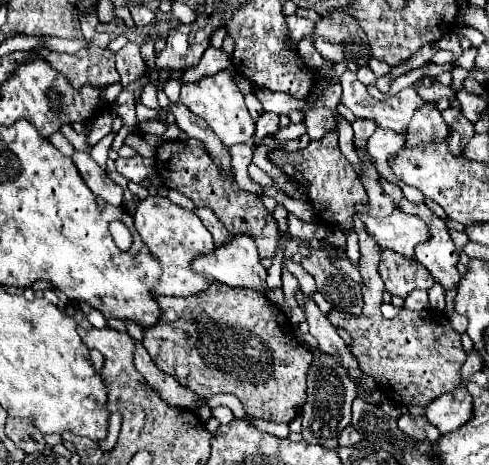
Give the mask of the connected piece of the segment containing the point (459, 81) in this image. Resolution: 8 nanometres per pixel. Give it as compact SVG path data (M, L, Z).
M458 66L452 71L452 84L451 84L451 90L453 90L453 93L456 95L459 91L463 90L463 81L465 78L468 77L469 72L465 70L464 68Z

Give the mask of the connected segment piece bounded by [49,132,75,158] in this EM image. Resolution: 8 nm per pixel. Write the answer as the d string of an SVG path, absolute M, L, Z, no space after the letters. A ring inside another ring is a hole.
M53 134L53 138L49 138L49 142L63 154L63 156L67 156L67 158L71 158L73 154L75 154L75 148L65 140L65 136L63 134Z

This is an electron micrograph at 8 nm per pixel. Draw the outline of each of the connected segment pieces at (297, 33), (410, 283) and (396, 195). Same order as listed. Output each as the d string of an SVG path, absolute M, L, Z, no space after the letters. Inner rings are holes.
M293 14L293 16L287 16L287 28L291 32L291 44L297 46L297 42L305 34L311 34L311 30L315 30L315 22L311 22L307 18L299 18L297 14Z
M391 250L381 252L379 274L385 282L385 290L401 298L407 298L407 294L415 288L429 290L435 284L435 280L431 278L431 274L427 274L423 264L419 264L413 258L399 256Z
M381 178L381 180L379 180L379 184L381 184L381 188L385 190L385 194L387 194L387 196L391 196L395 202L399 202L399 200L403 198L403 192L401 192L401 188L399 188L397 184L393 184L393 182L385 180L385 178Z

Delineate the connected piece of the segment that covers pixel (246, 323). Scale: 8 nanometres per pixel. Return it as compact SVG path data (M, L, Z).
M213 282L203 294L195 294L191 298L159 298L159 306L163 310L163 326L153 326L151 330L145 330L145 338L143 338L143 346L145 350L149 352L151 360L157 364L157 368L163 372L163 374L169 374L173 376L181 386L193 390L199 398L211 398L215 394L235 394L239 398L239 402L243 404L243 410L245 414L249 414L251 418L261 418L261 420L269 420L269 422L291 422L301 406L305 404L305 366L307 366L307 360L313 360L313 352L309 348L305 348L297 336L293 336L293 328L291 328L291 322L289 318L281 312L281 322L279 322L279 310L275 304L271 304L263 294L259 294L257 290L235 290L227 284L221 284L221 282Z

